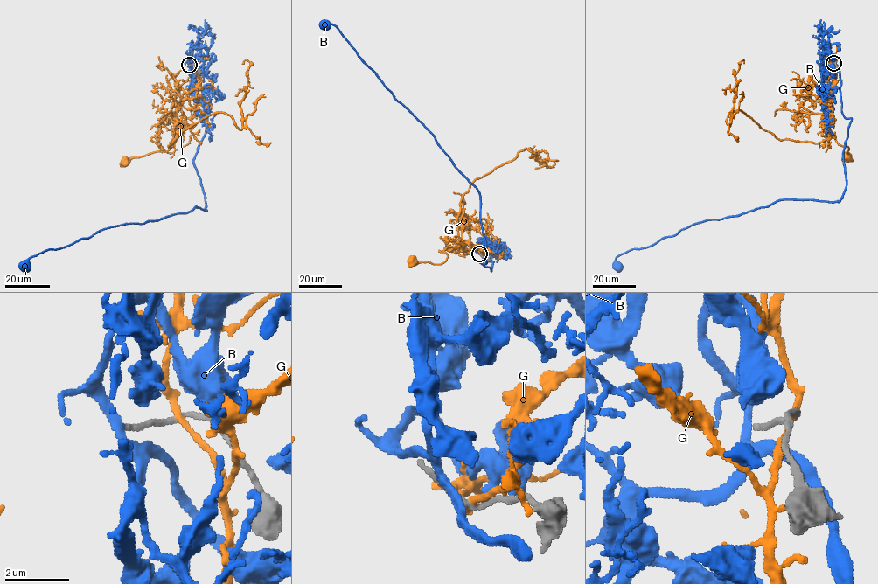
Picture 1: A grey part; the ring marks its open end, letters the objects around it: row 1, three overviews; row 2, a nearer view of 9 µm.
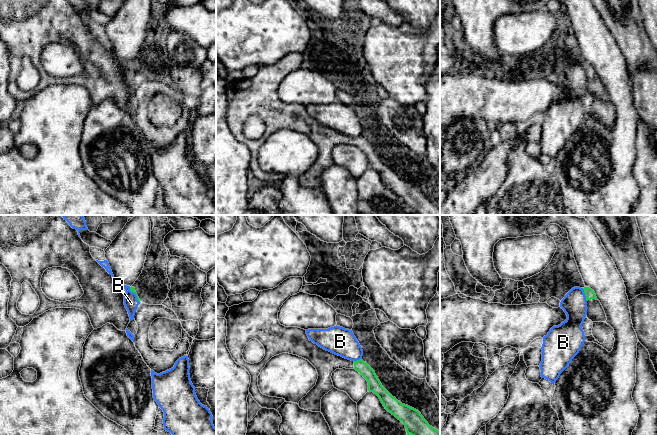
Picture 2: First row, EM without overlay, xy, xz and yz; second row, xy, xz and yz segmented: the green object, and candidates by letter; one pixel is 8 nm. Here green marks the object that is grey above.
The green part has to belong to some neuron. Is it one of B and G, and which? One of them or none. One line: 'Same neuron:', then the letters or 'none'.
Same neuron: none

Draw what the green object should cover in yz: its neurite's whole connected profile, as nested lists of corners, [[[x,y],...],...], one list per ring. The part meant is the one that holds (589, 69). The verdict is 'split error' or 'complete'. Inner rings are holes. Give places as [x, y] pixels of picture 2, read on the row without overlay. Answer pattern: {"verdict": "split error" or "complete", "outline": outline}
{"verdict": "split error", "outline": [[[584,63],[583,66],[587,76],[587,94],[592,98],[605,98],[607,93],[595,68],[589,63]]]}

